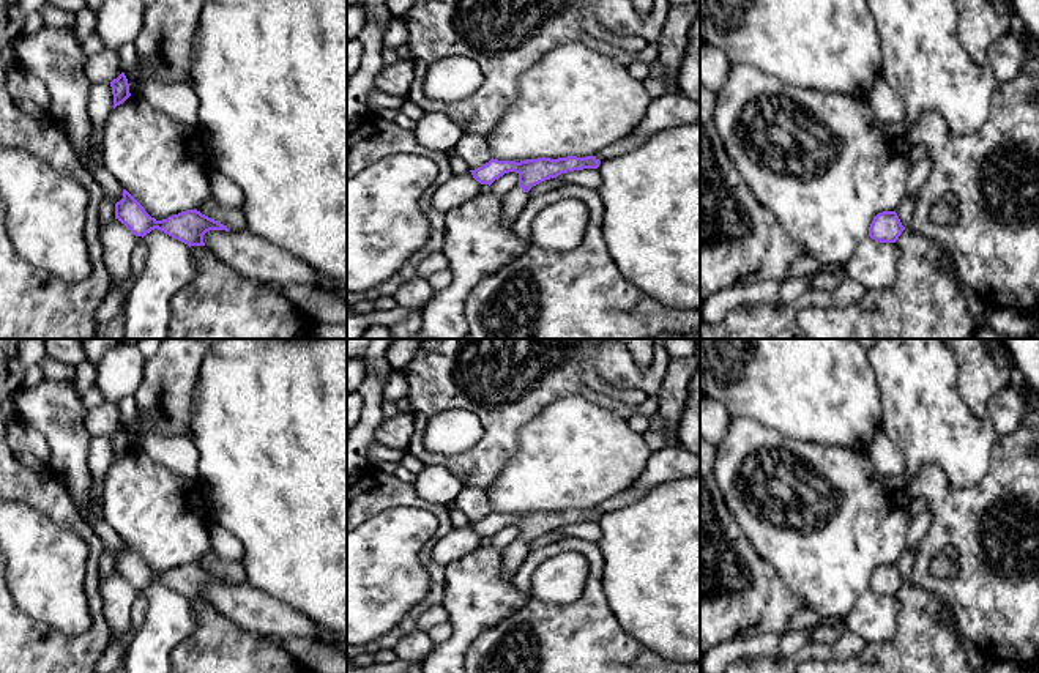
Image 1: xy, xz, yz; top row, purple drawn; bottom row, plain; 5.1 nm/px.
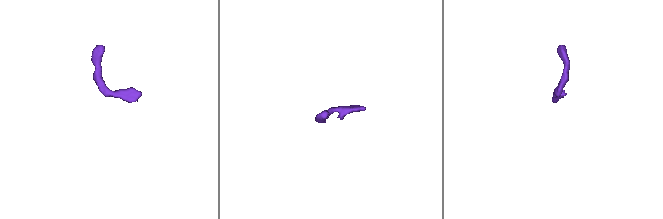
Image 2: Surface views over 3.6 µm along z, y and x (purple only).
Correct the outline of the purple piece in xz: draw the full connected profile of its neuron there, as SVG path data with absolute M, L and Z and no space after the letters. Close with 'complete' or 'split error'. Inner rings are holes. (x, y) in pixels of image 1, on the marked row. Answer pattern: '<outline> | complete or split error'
M596 156L577 158L538 158L527 161L498 161L490 159L484 165L470 170L473 178L481 184L492 184L505 173L516 172L519 175L519 186L503 197L503 224L512 227L520 211L530 200L528 191L550 178L557 178L561 173L598 169L601 161Z | split error

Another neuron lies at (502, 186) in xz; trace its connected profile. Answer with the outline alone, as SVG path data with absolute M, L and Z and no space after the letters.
M509 172L490 184L490 192L503 199L517 186L519 186L519 173Z

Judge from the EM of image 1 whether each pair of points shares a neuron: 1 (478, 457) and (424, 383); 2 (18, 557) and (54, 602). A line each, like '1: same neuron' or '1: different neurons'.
1: same neuron
2: same neuron

